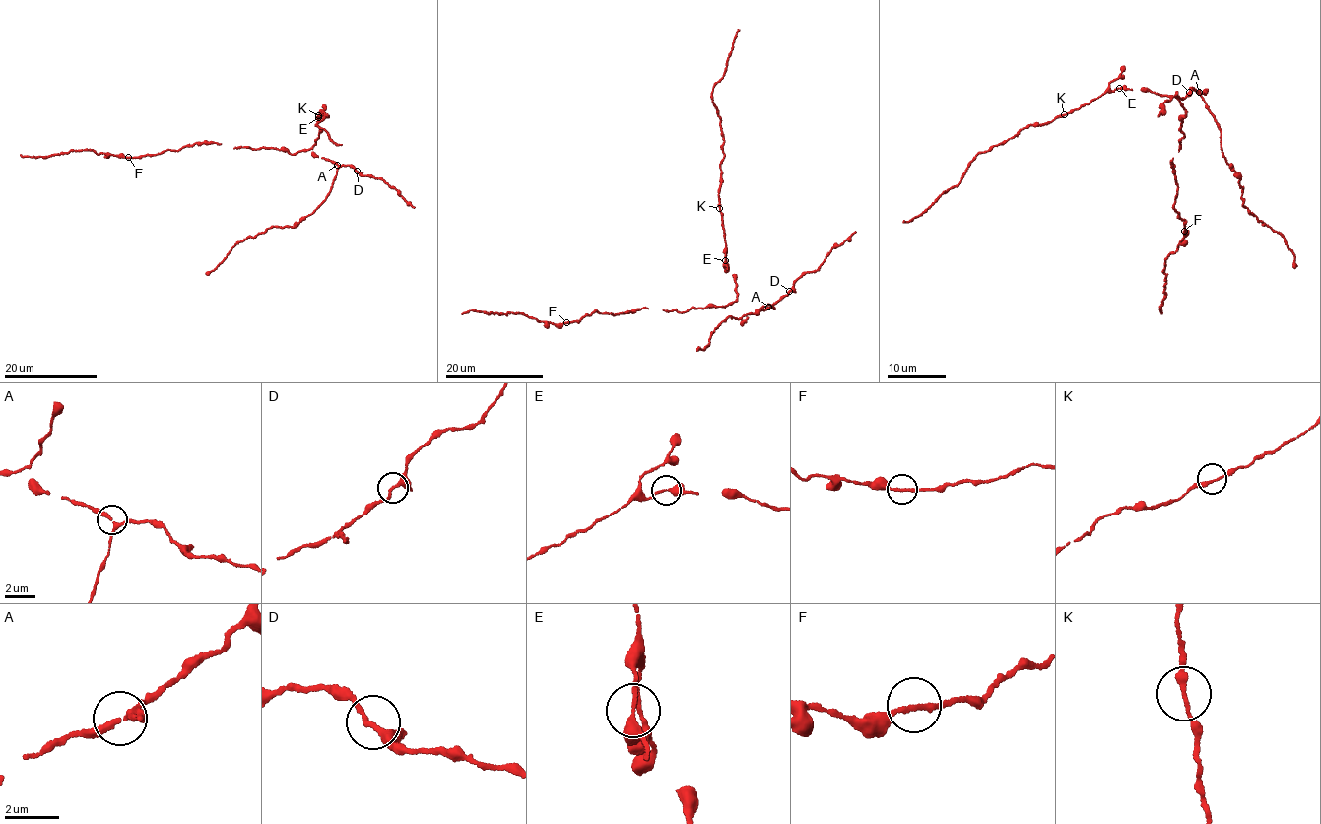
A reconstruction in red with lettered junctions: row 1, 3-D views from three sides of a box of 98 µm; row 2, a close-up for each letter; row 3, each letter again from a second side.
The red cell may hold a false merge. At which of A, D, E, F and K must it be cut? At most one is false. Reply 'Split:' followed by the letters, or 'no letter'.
Split: no letter

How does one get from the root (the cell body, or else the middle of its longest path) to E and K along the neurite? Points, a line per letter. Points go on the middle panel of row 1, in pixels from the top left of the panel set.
E: (726, 306), (736, 300), (737, 292), (736, 276), (727, 269), (725, 260)
K: (726, 306), (736, 300), (736, 276), (725, 263), (726, 244), (719, 208)

